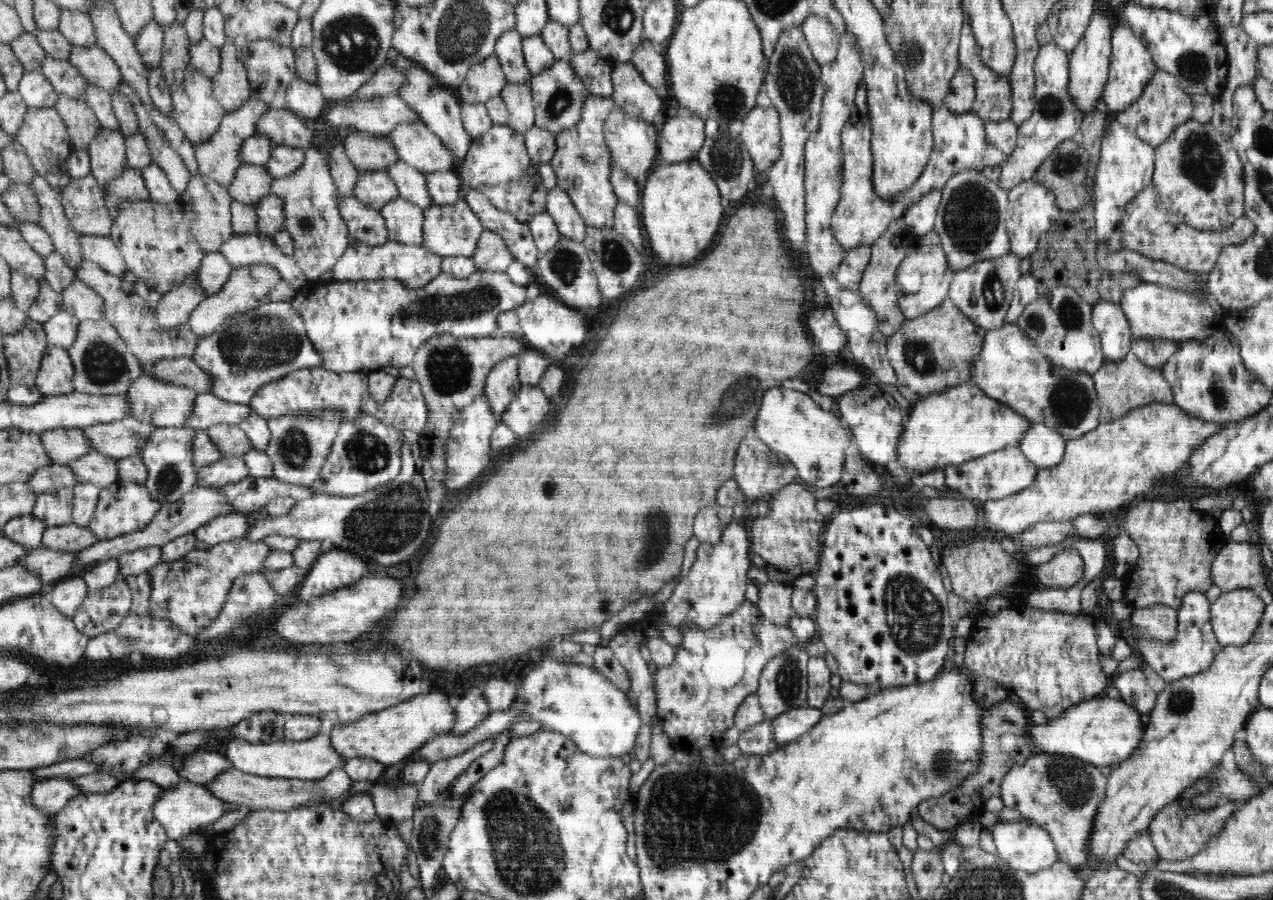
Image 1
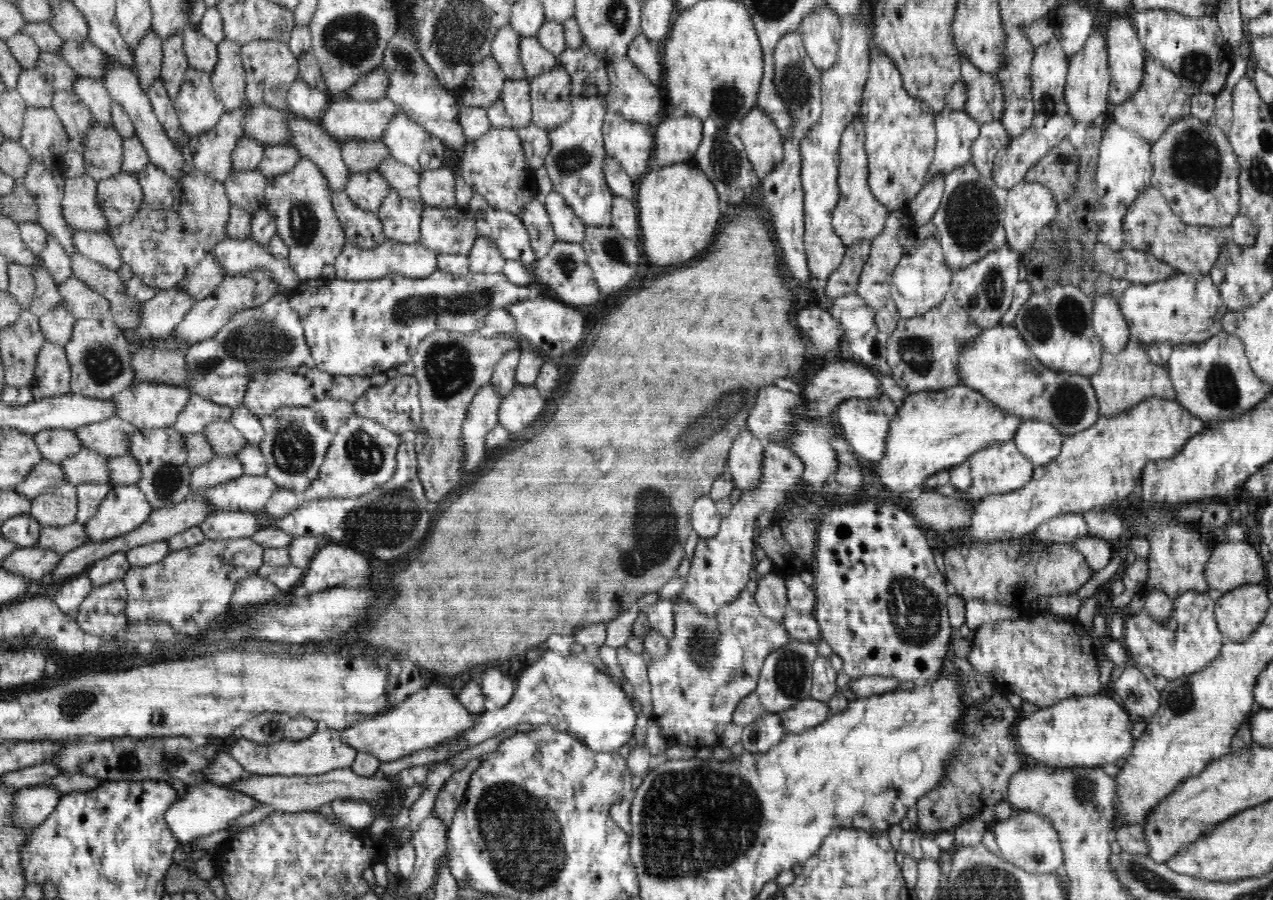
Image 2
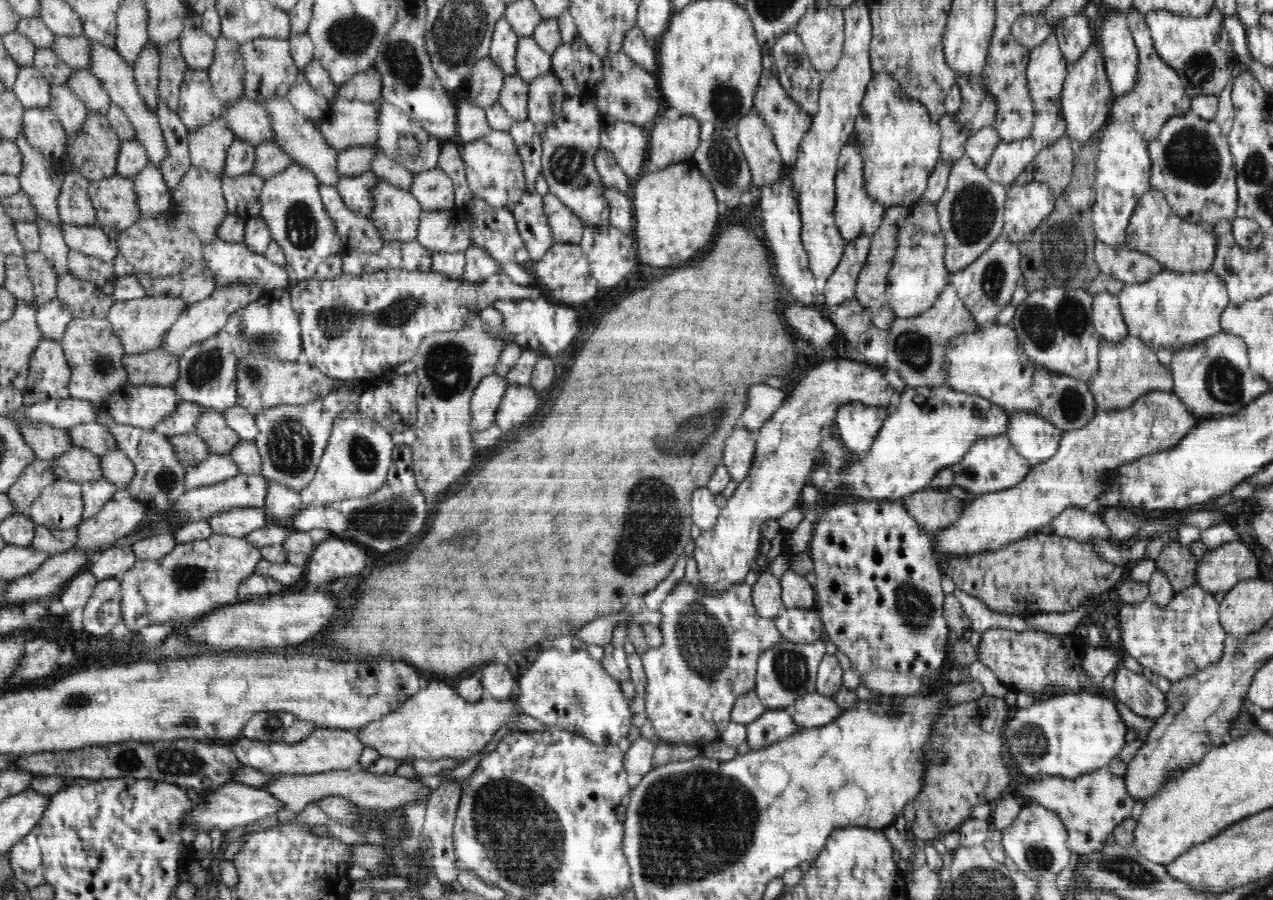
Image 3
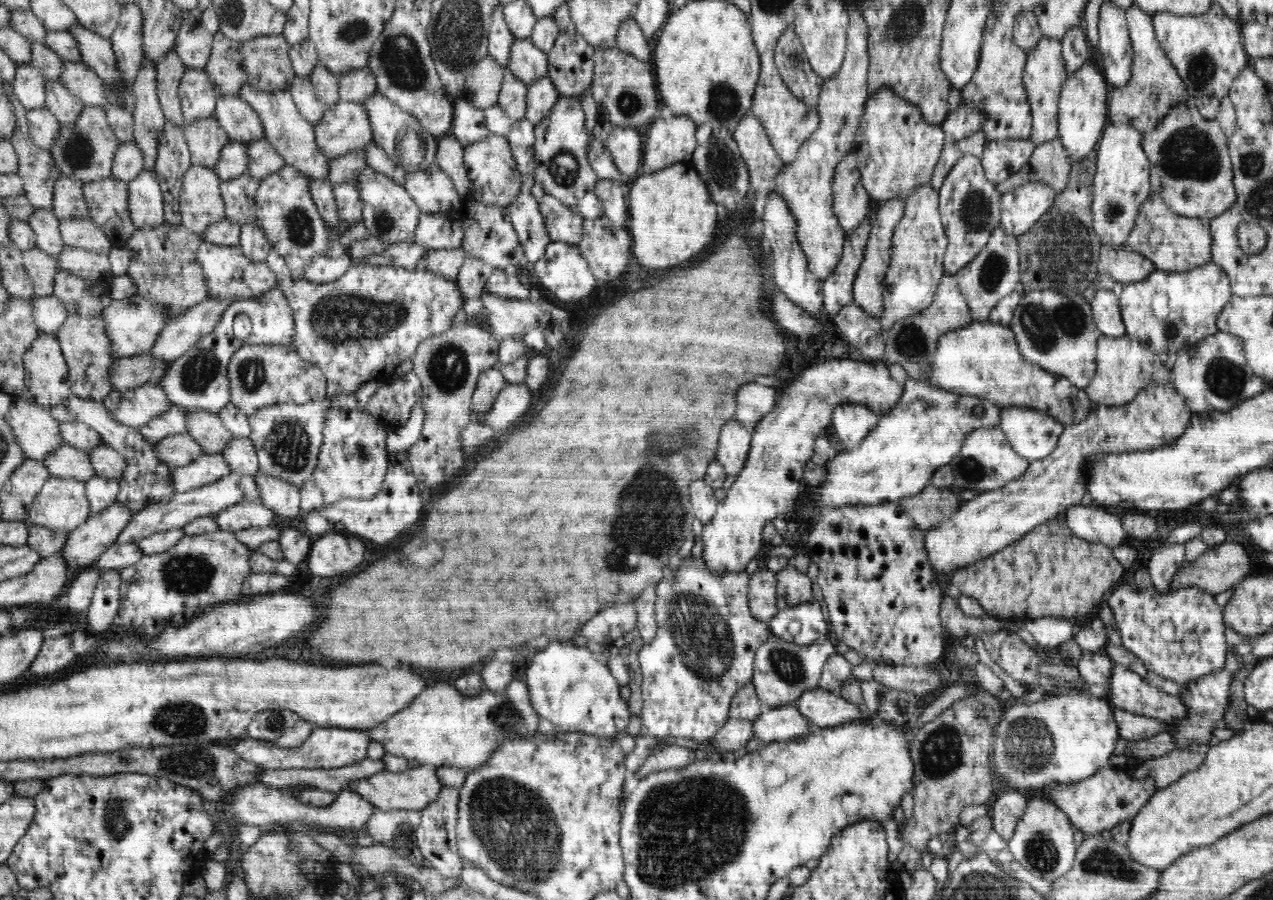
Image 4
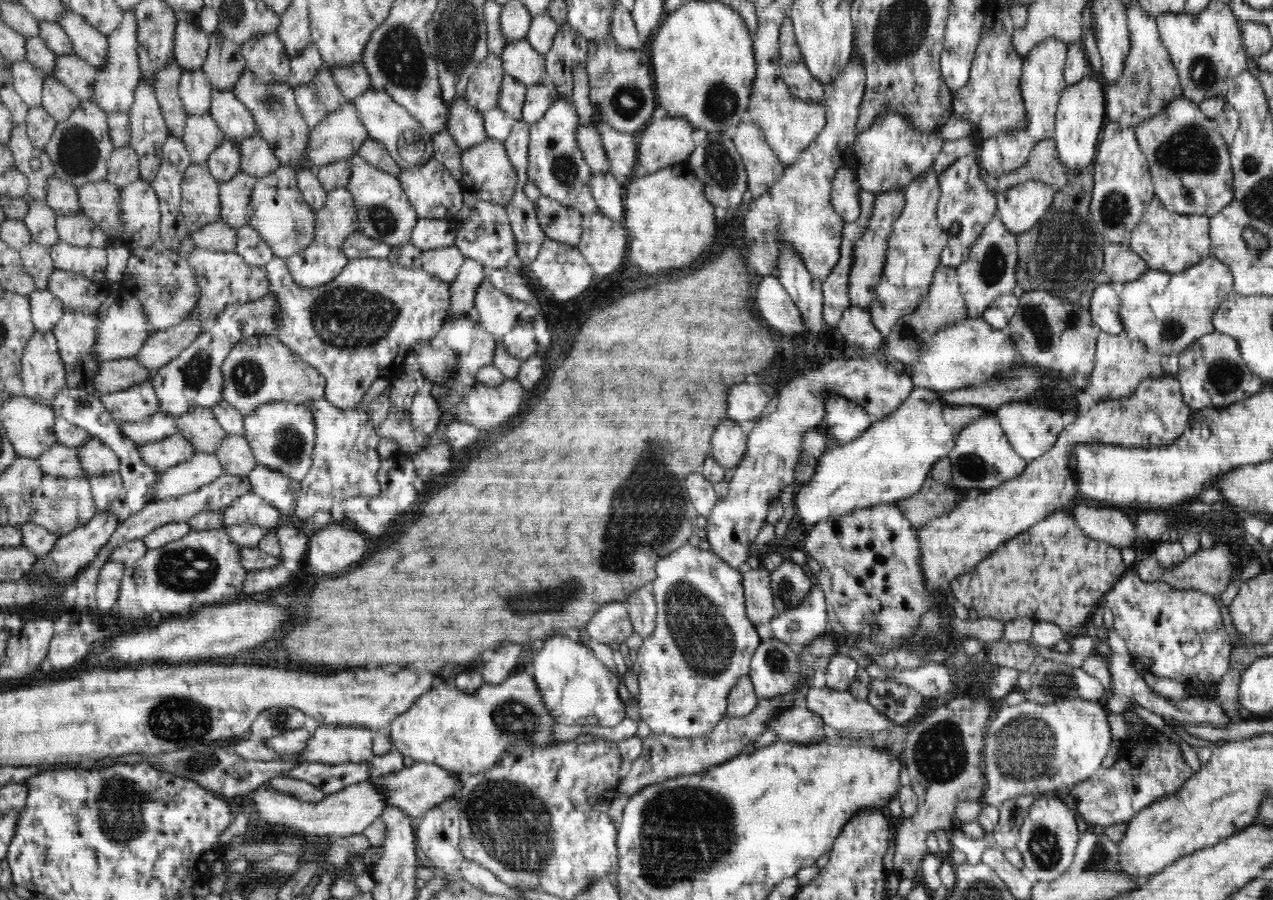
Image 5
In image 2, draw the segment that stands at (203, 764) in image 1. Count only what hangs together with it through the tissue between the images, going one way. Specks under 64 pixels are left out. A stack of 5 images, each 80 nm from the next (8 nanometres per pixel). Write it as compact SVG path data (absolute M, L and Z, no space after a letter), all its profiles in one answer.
M218 753L203 770L203 774L206 774L208 783L222 786L254 776L248 770L244 770L230 753Z

